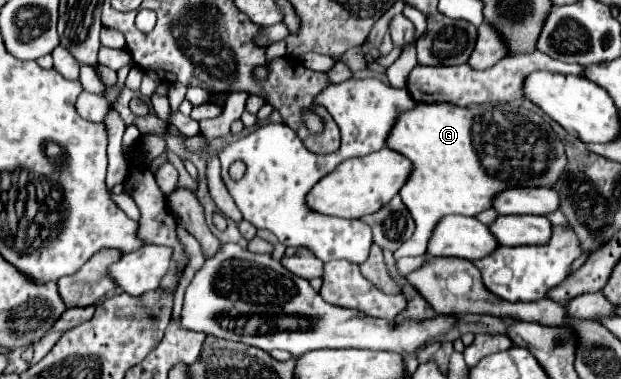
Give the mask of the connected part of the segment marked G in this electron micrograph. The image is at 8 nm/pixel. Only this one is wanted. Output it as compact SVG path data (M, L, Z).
M416 102L414 108L404 110L398 114L390 136L386 138L386 146L412 162L412 172L406 184L400 188L400 198L410 210L412 218L416 220L414 236L404 242L394 252L394 258L404 256L424 256L426 254L426 240L434 230L434 224L448 214L462 214L474 216L482 210L492 208L490 200L494 194L506 188L528 188L528 186L552 186L566 168L566 154L564 144L560 138L550 130L550 124L544 116L530 112L526 108L516 108L508 104L484 104L476 108L460 108L446 102Z

